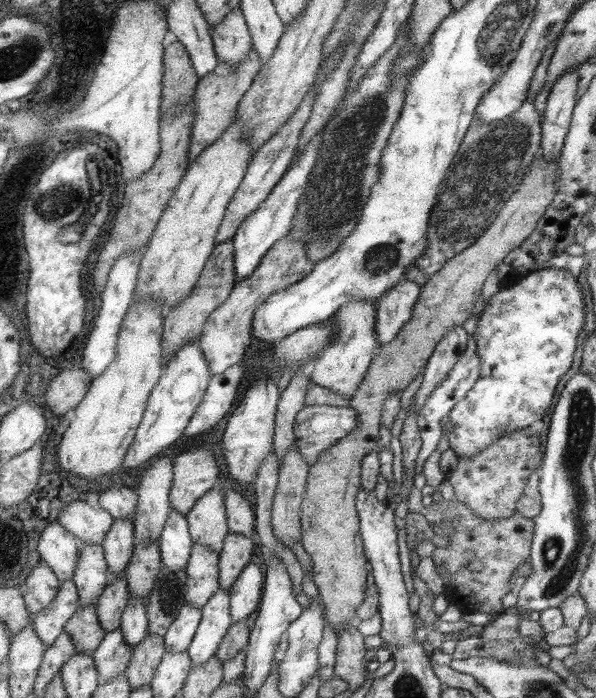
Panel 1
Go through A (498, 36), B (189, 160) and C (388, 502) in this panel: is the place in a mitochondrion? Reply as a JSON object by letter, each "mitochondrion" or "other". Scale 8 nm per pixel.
{"A":"mitochondrion","B":"other","C":"other"}

